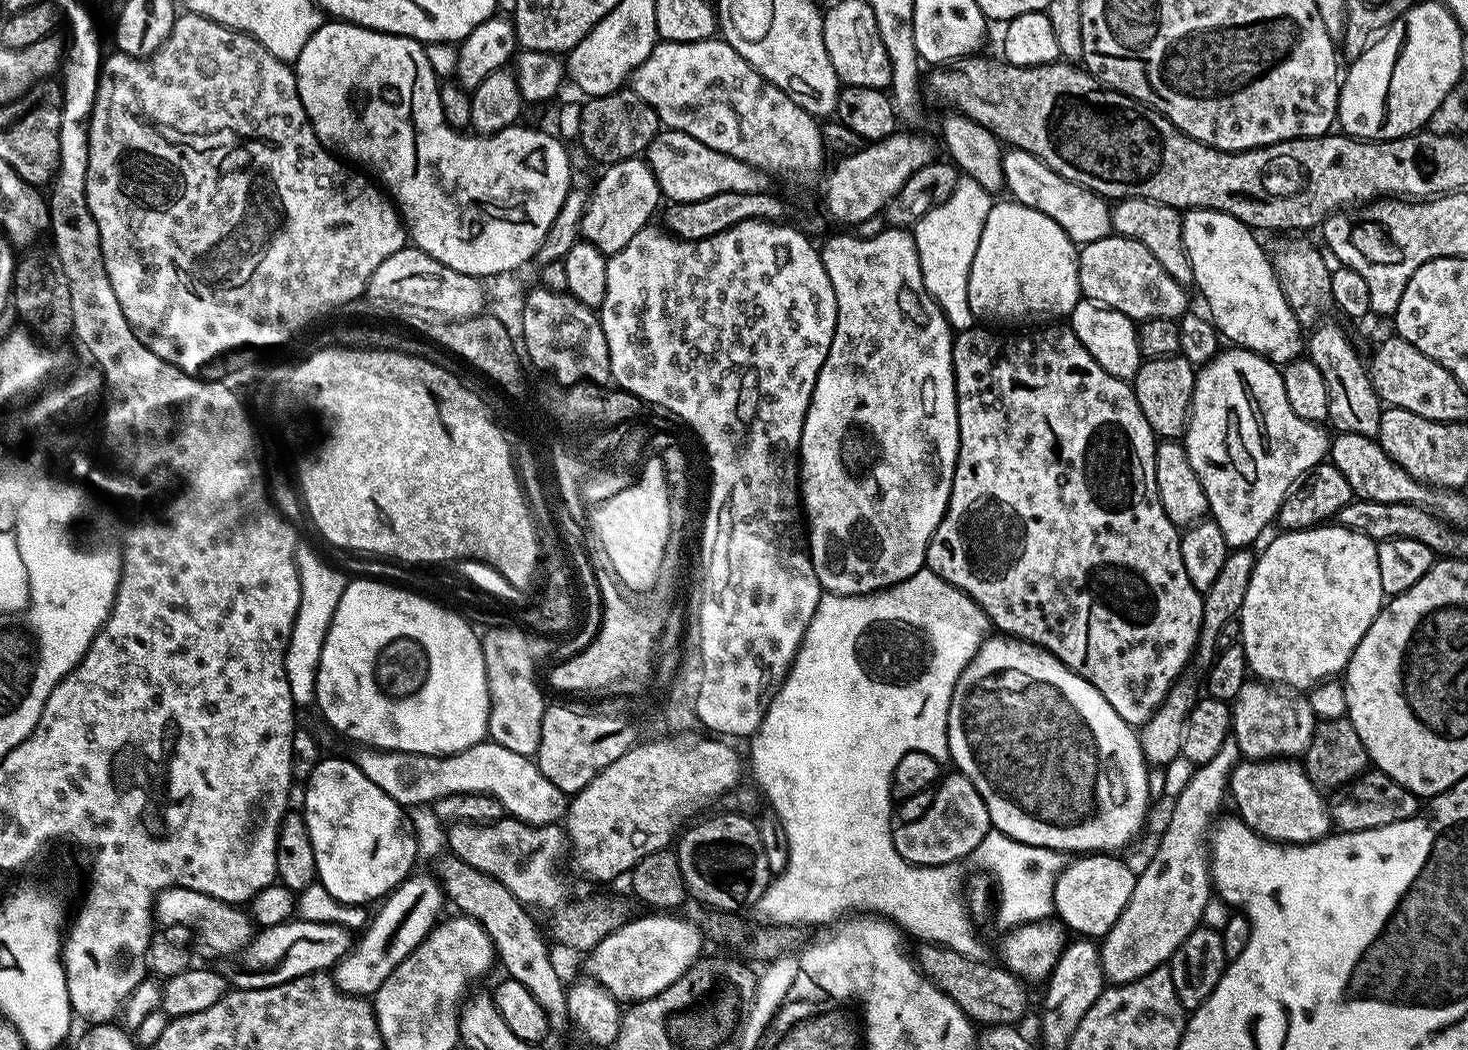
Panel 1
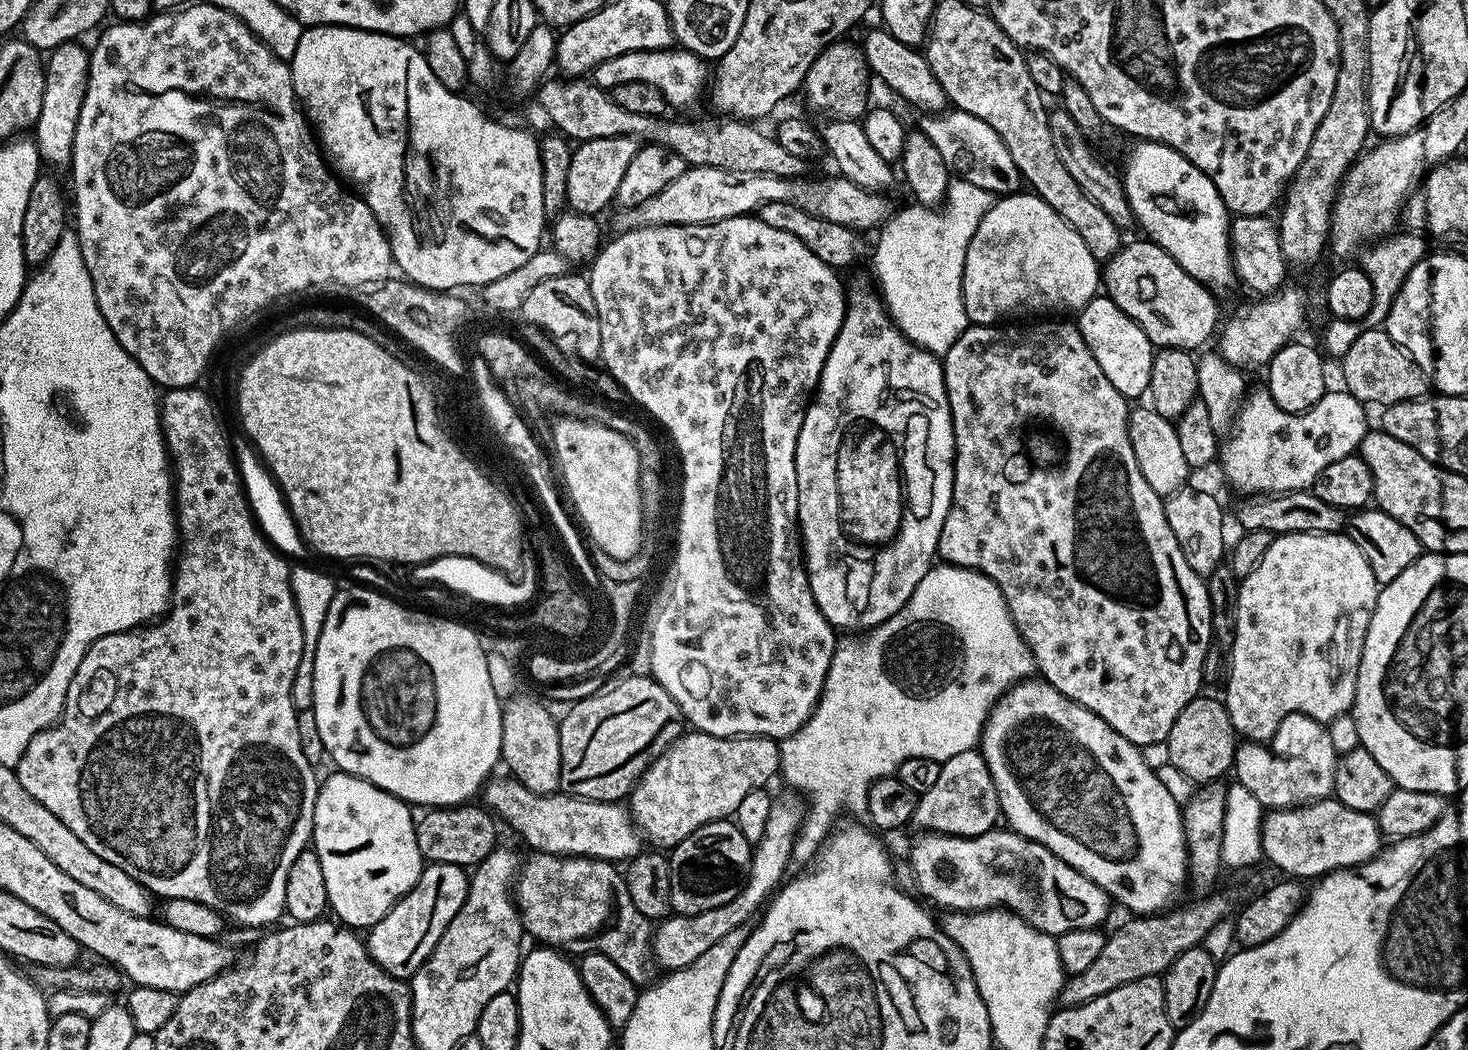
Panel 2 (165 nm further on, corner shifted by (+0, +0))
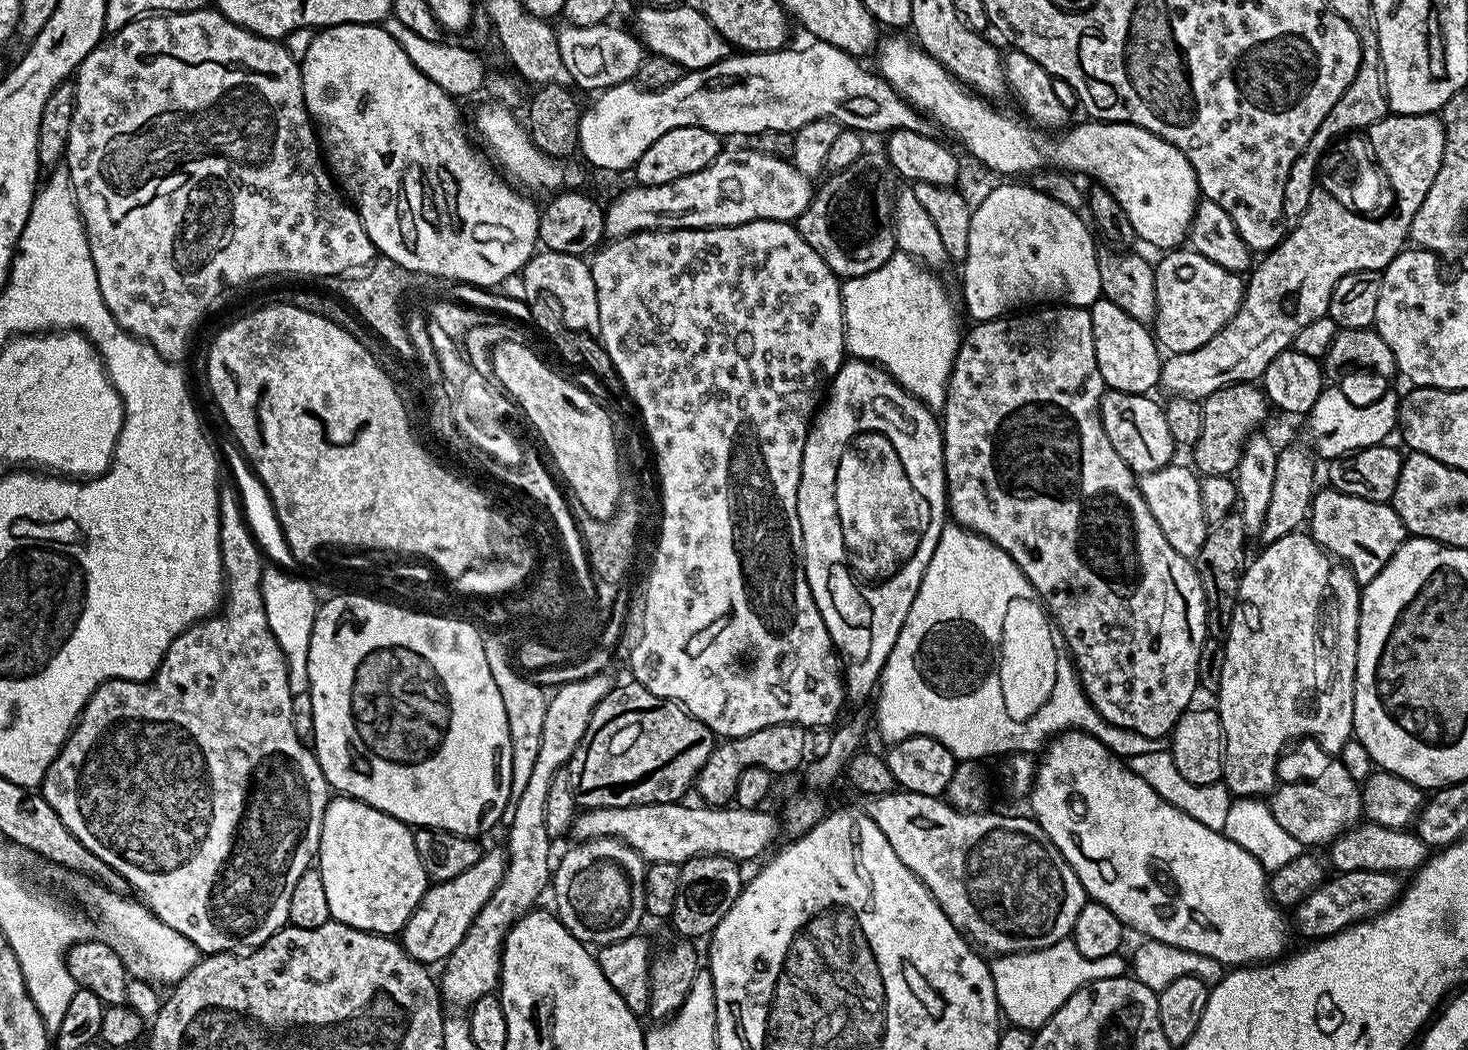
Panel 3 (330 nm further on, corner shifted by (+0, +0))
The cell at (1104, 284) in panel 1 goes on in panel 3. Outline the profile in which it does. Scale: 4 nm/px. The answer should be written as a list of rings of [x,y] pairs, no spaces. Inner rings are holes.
[[[1168,250],[1160,261],[1155,261],[1156,319],[1154,335],[1161,349],[1169,353],[1193,352],[1198,346],[1206,346],[1218,330],[1222,330],[1234,318],[1244,300],[1245,277],[1231,272],[1210,258],[1191,250]]]

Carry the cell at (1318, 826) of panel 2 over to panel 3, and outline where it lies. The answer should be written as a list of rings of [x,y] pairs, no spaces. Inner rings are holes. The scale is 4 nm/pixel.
[[[1367,822],[1357,823],[1351,830],[1337,836],[1335,840],[1331,841],[1328,850],[1329,857],[1327,856],[1327,859],[1330,861],[1330,864],[1330,859],[1332,859],[1332,864],[1336,867],[1335,871],[1337,873],[1370,870],[1371,872],[1394,872],[1397,874],[1408,872],[1407,874],[1412,874],[1428,861],[1430,855],[1430,849],[1424,845],[1422,838],[1416,836],[1415,831],[1403,828],[1387,828],[1386,826],[1378,826],[1377,824]]]

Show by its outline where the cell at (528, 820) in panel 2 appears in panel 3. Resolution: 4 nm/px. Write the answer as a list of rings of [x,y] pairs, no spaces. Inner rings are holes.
[[[687,803],[675,804],[635,804],[625,808],[590,808],[581,811],[572,822],[571,835],[577,841],[597,840],[608,836],[612,840],[620,840],[631,846],[633,850],[645,861],[657,864],[670,862],[671,864],[684,864],[701,854],[706,856],[729,856],[737,862],[752,860],[755,856],[763,854],[772,840],[772,835],[778,832],[777,817],[764,812],[760,808],[737,808],[735,806],[699,806],[700,808],[687,808]]]

